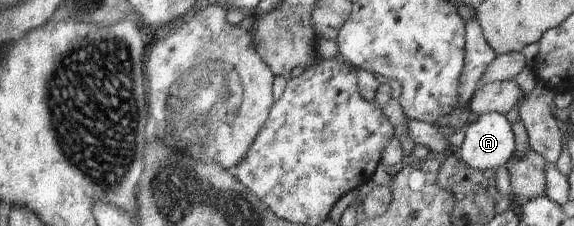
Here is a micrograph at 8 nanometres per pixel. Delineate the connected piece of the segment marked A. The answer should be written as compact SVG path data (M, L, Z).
M492 111L468 124L456 155L479 171L507 165L514 156L514 132L506 115Z

